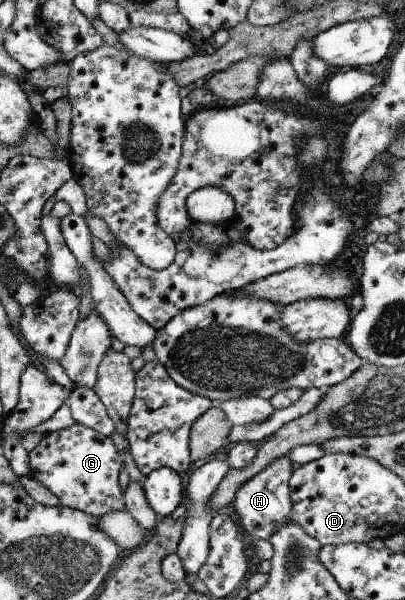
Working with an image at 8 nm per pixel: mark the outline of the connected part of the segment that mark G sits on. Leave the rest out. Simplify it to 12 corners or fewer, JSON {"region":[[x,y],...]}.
{"region":[[75,424],[28,453],[59,504],[96,517],[125,510],[124,458]]}

